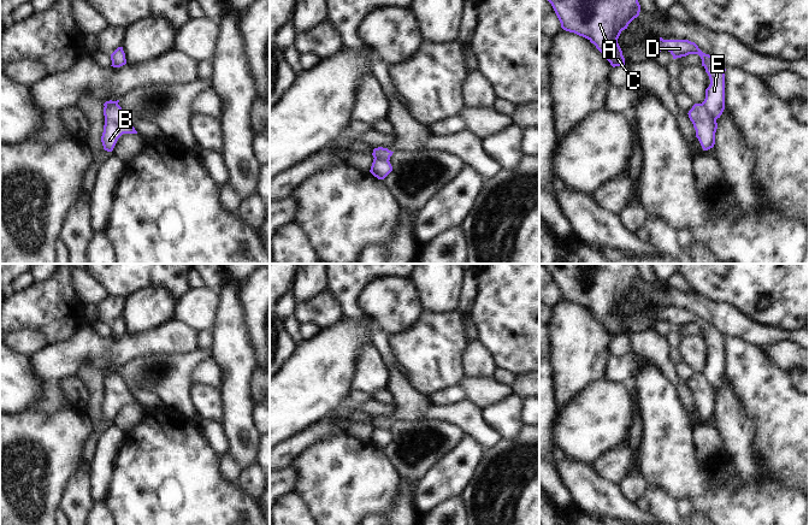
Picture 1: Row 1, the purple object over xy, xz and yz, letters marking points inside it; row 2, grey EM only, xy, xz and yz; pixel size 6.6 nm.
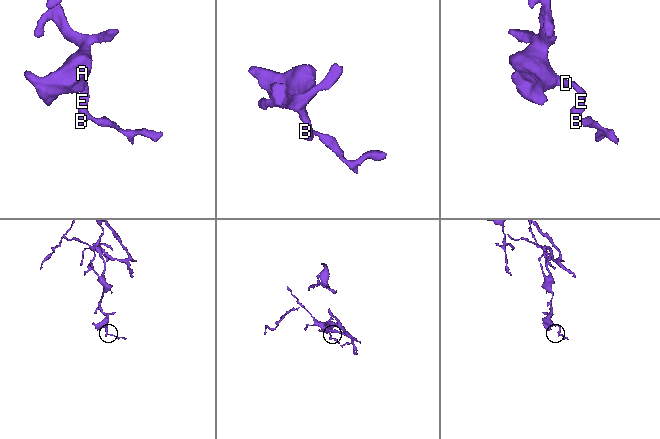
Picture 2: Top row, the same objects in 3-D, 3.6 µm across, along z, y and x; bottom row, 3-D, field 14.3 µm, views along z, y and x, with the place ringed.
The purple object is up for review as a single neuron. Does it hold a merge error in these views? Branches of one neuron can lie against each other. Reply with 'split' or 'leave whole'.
split

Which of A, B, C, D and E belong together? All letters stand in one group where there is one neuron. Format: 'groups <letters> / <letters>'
groups A C D E / B

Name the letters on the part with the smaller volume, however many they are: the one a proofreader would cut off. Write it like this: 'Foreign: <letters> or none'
Foreign: B

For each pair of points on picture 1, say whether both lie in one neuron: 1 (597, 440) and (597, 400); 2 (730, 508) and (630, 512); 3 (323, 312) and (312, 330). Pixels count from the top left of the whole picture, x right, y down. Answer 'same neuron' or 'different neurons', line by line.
1: same neuron
2: different neurons
3: different neurons

